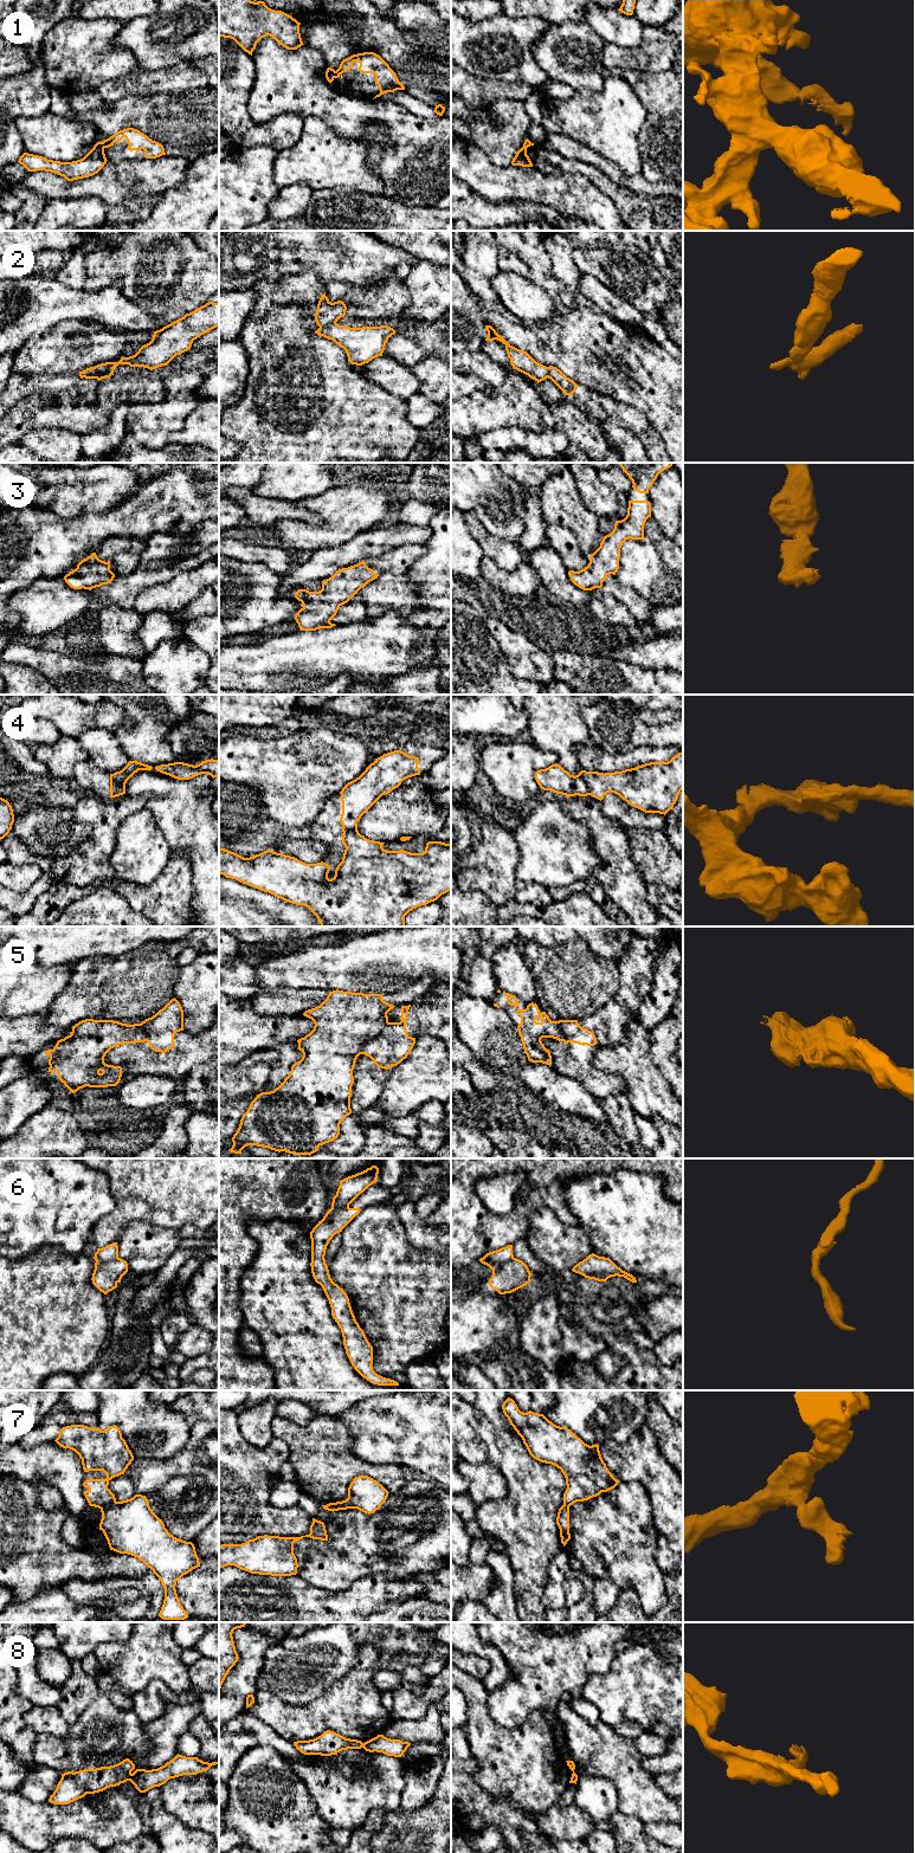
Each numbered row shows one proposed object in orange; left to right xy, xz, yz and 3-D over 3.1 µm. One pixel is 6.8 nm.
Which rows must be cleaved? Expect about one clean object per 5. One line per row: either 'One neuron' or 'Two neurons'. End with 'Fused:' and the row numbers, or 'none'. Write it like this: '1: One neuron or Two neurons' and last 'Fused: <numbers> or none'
1: Two neurons
2: Two neurons
3: One neuron
4: Two neurons
5: Two neurons
6: Two neurons
7: Two neurons
8: Two neurons
Fused: 1, 2, 4, 5, 6, 7, 8

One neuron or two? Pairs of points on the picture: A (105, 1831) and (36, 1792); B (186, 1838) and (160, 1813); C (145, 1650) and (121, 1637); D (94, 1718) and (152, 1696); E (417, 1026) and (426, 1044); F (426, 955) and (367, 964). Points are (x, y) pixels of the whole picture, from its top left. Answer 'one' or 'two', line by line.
A: two
B: one
C: two
D: two
E: two
F: one

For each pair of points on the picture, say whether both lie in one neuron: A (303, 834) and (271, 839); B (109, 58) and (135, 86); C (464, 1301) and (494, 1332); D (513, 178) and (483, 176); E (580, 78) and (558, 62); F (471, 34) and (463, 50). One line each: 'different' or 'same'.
A: same
B: different
C: same
D: same
E: same
F: same

